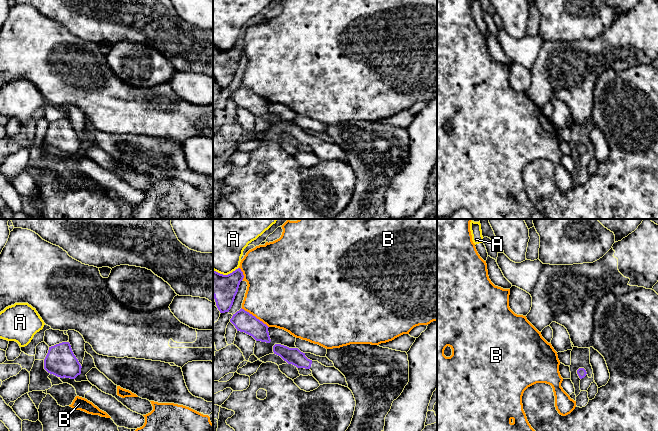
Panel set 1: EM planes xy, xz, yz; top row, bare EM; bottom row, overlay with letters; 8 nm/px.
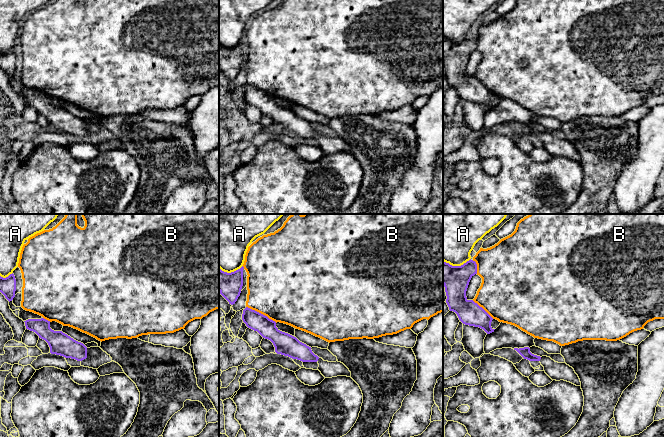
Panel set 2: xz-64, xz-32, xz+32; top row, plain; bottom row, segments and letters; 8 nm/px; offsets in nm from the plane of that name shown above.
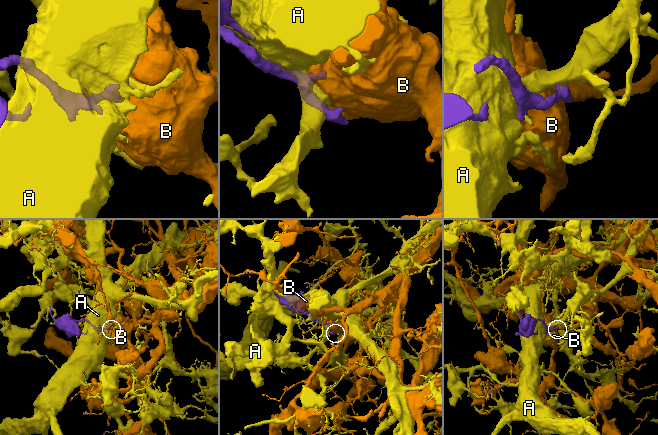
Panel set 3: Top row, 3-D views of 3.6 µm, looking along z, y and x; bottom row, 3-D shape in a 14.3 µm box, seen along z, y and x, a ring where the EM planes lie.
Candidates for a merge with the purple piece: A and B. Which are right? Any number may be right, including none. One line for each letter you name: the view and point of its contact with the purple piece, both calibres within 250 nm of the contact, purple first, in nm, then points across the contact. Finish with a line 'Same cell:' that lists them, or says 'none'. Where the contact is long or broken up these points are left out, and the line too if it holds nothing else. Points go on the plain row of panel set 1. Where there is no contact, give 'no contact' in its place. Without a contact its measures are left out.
Same cell: none

